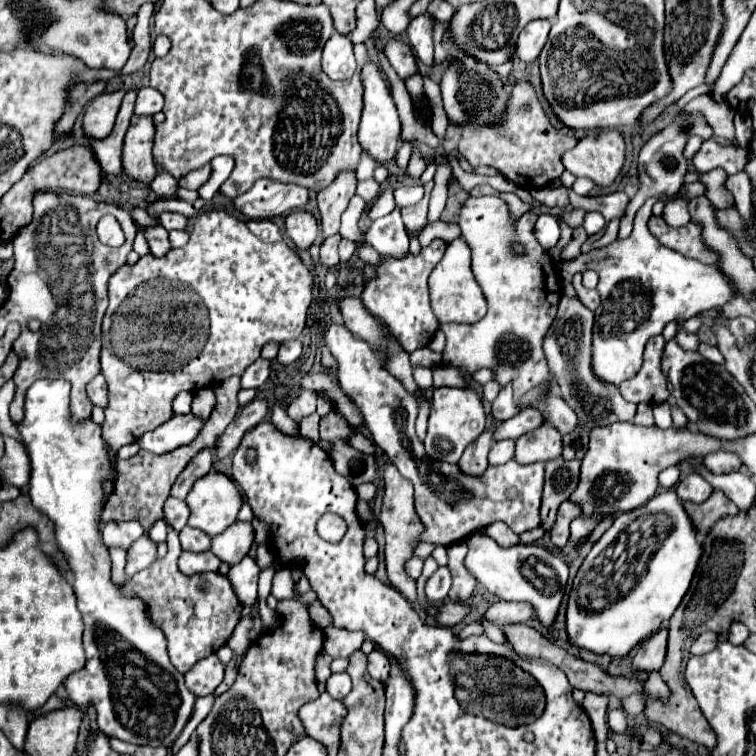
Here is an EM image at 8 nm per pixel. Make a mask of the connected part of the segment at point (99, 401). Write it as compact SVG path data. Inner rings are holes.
M101 374L97 378L93 378L93 382L89 382L87 396L95 406L99 406L99 408L107 406L107 382Z

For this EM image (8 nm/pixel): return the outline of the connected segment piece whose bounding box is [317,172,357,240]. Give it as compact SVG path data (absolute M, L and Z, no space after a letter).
M345 172L339 174L331 186L321 190L321 194L317 194L317 204L321 212L321 240L339 234L341 214L345 212L349 200L353 198L355 188L357 188L355 174Z

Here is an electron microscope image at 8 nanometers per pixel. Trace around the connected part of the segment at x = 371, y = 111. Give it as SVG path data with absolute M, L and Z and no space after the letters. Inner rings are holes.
M373 62L365 64L361 76L363 76L363 88L365 88L365 96L363 96L365 108L363 108L363 118L361 118L361 126L359 126L359 144L377 164L385 166L395 158L397 148L399 148L401 124L399 124L397 108L395 108L391 92L389 92L389 82L385 80L379 66L375 66Z

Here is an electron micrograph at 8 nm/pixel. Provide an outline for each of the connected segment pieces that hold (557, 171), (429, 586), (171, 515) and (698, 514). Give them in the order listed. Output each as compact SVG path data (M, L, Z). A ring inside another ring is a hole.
M521 80L513 86L509 110L505 110L505 118L501 118L499 124L479 126L473 128L469 134L461 136L459 154L463 154L471 166L491 166L497 172L501 172L509 182L529 190L535 188L533 186L535 182L539 186L547 186L555 178L559 178L565 170L565 166L561 164L561 156L563 152L571 150L575 144L577 140L573 136L549 124L537 100L535 88L529 82Z
M440 566L427 580L425 594L431 600L445 600L452 585L452 576L446 566Z
M169 496L167 502L165 502L165 520L167 520L175 530L181 530L181 528L187 524L187 518L189 518L187 502Z
M713 490L713 494L701 504L685 502L683 506L701 536L705 536L715 526L717 520L725 516L735 516L739 512L737 506L733 506L733 502L729 502L729 498L721 490Z

